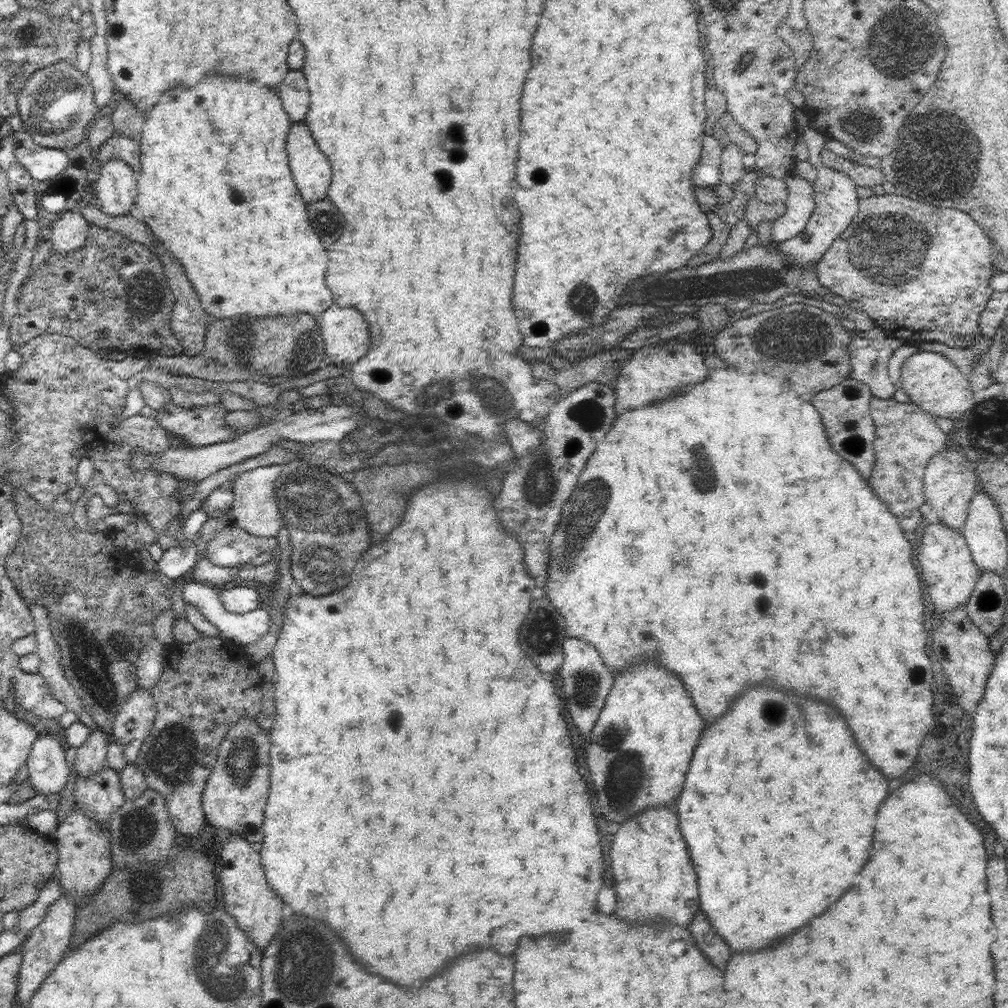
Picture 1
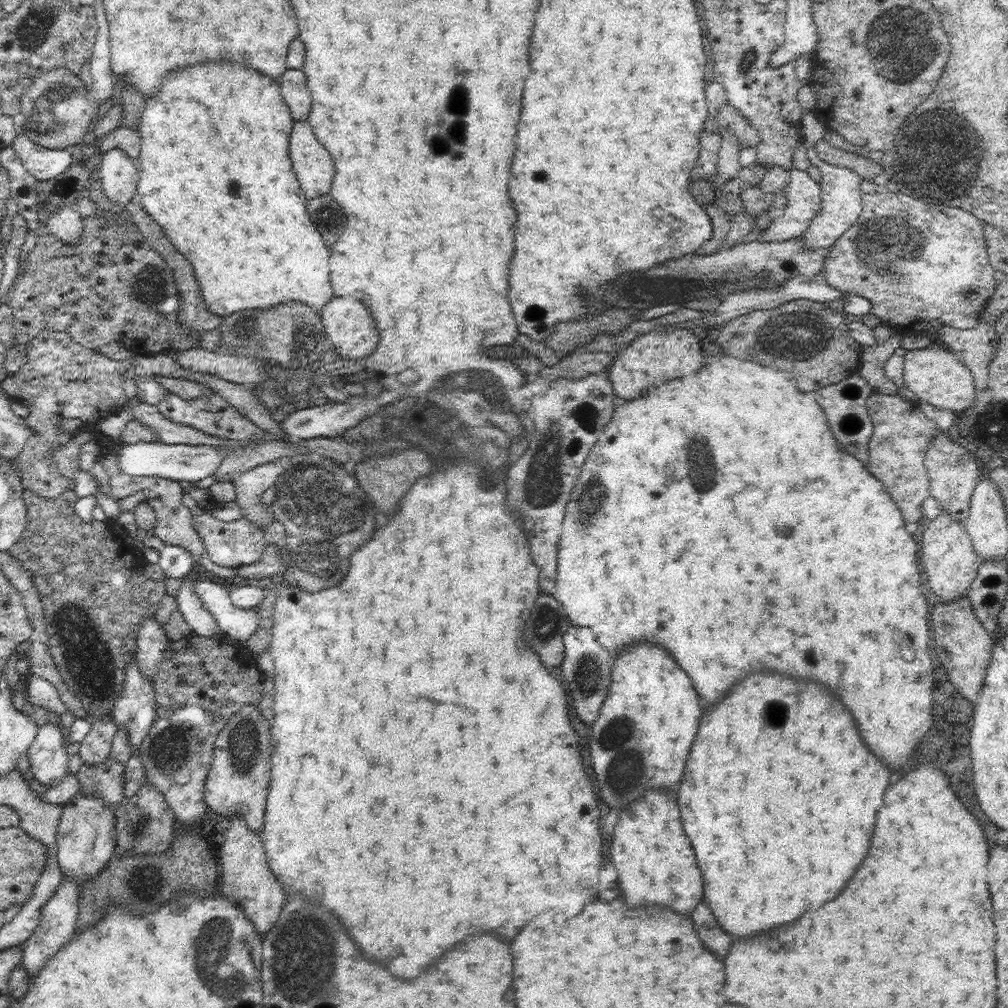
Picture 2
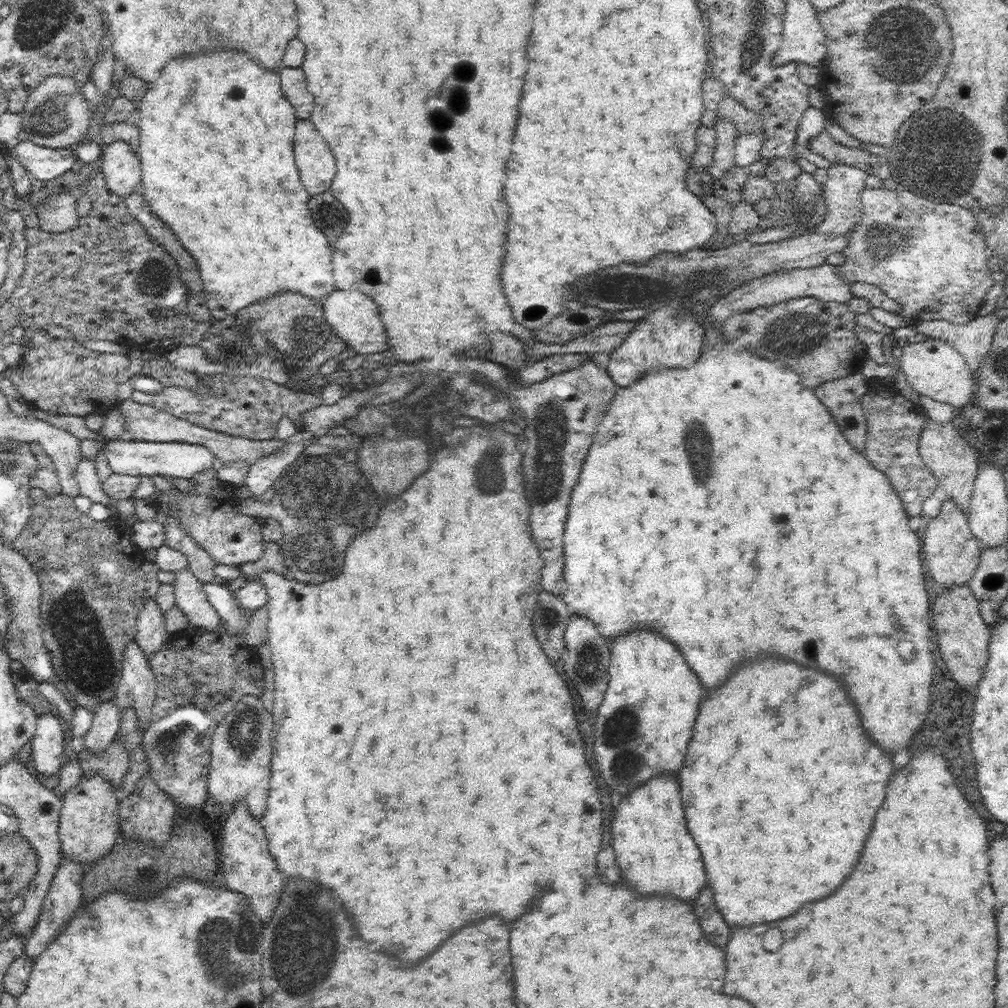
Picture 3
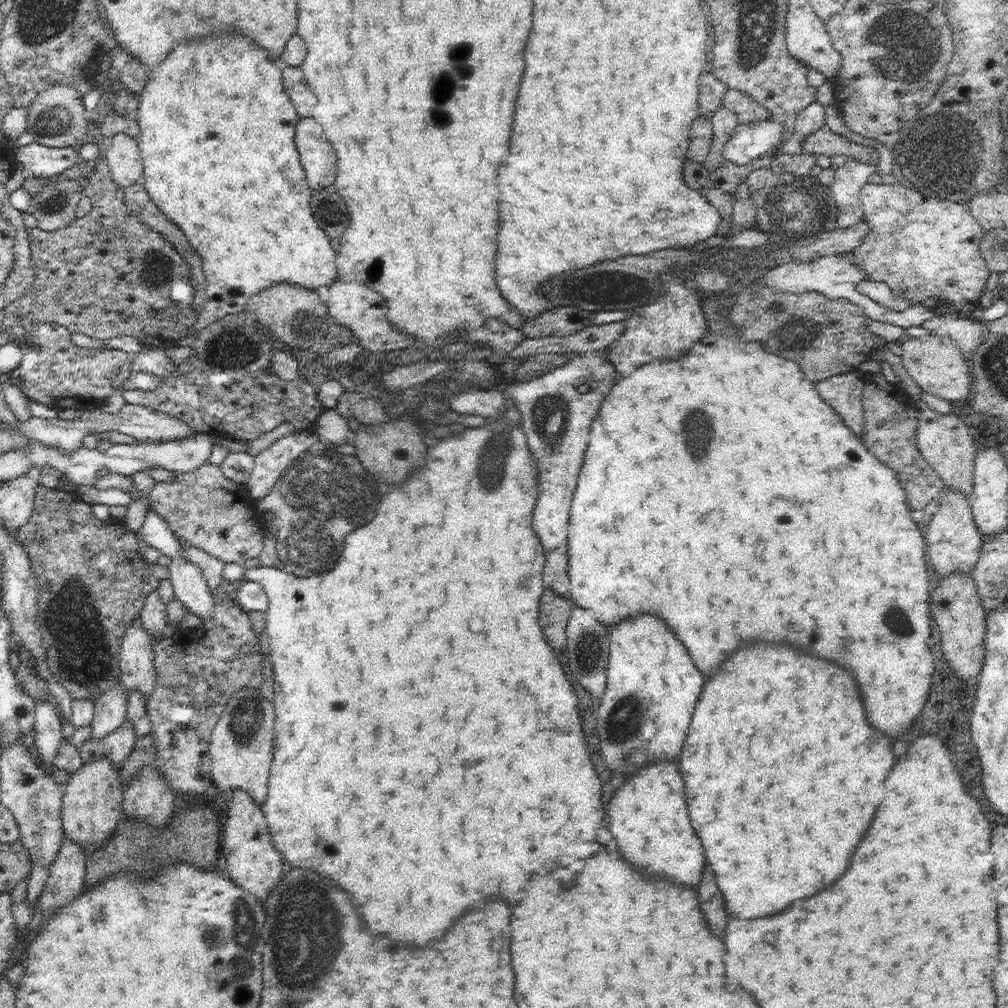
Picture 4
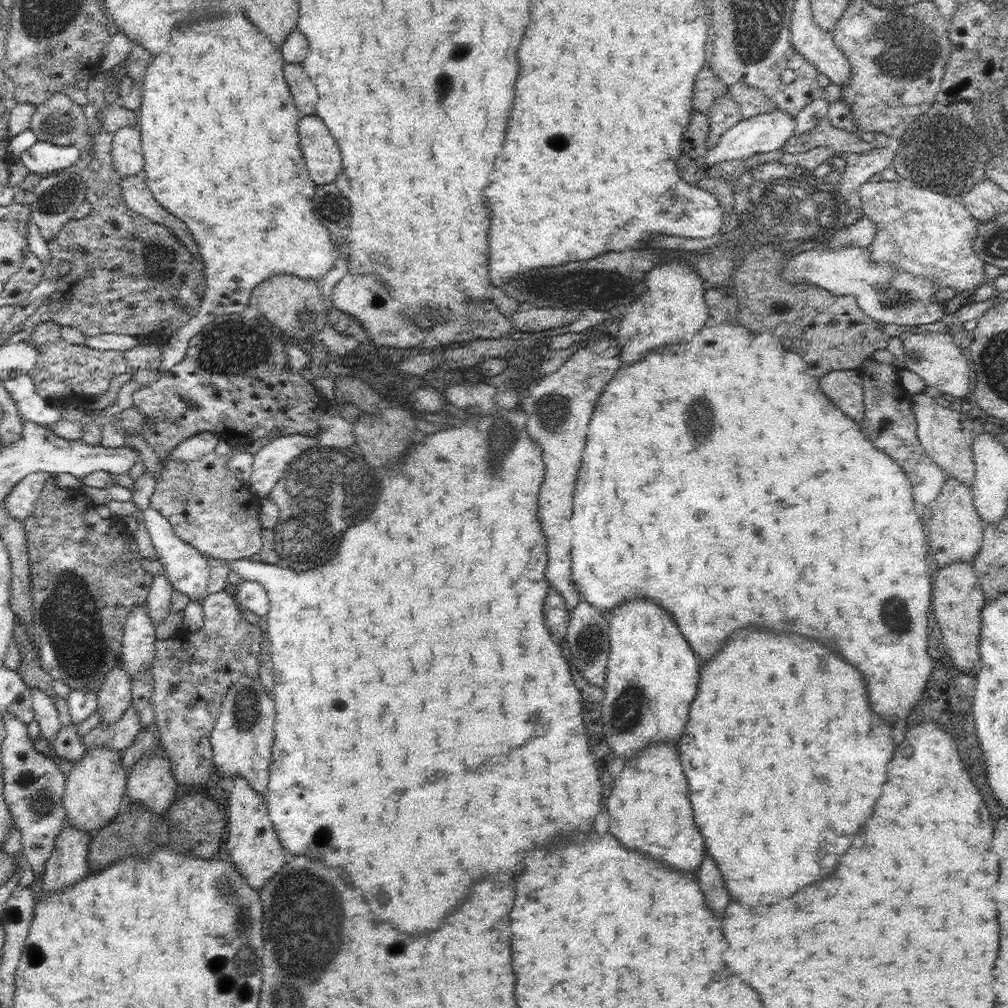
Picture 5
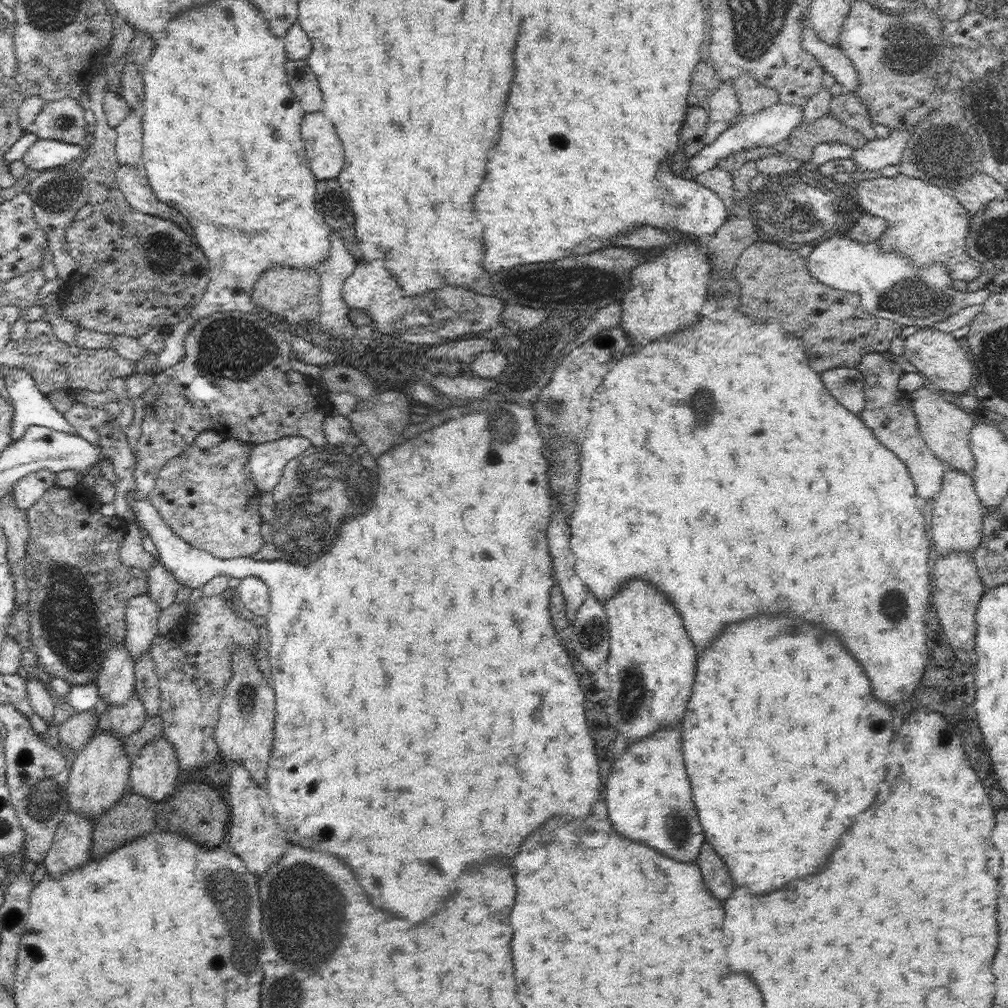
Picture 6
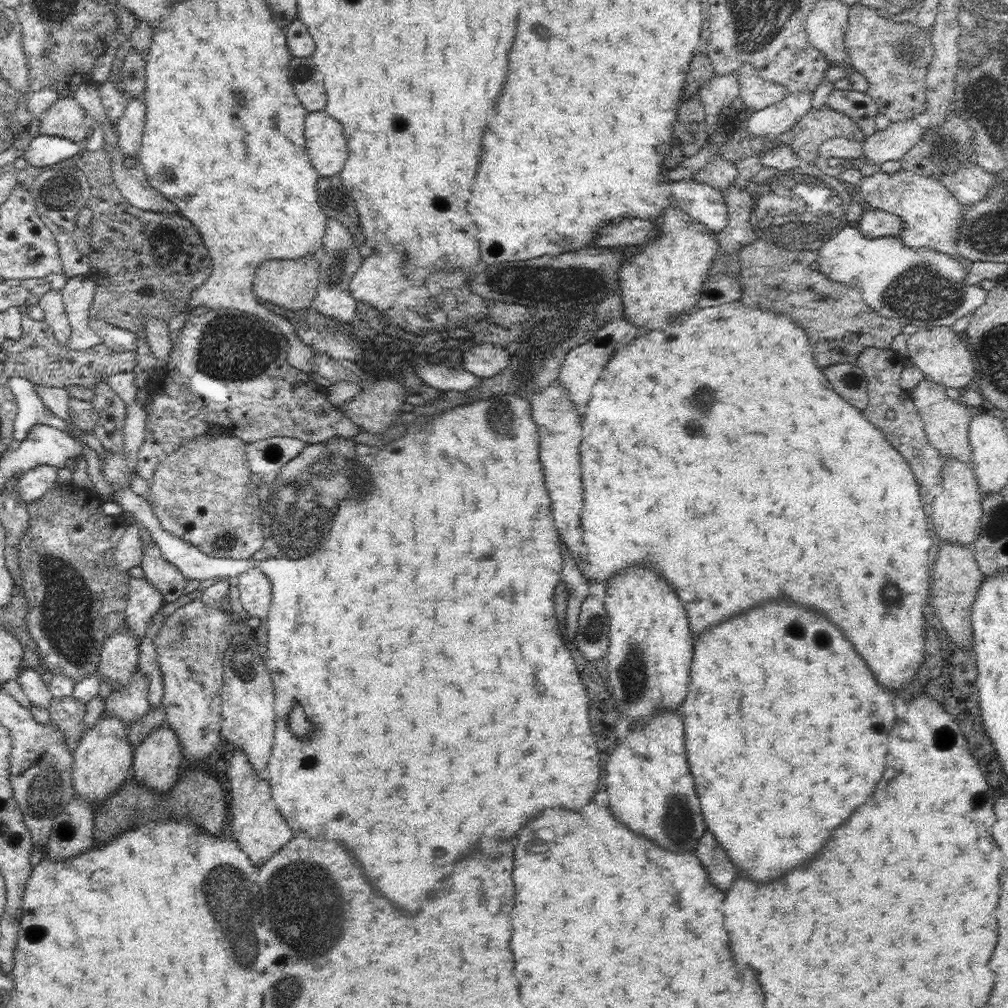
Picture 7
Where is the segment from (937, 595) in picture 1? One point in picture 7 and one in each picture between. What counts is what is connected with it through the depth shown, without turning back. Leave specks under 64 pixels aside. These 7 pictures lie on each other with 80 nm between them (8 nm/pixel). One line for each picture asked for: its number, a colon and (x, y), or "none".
2: (950, 564)
3: (952, 553)
4: (953, 542)
5: (956, 532)
6: (957, 518)
7: (957, 510)

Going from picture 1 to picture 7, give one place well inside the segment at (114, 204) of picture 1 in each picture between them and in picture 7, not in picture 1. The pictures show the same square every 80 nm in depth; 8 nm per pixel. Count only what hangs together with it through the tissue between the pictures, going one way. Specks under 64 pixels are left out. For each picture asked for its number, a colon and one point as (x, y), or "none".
2: (119, 178)
3: (121, 166)
4: (123, 158)
5: (127, 155)
6: (128, 145)
7: (130, 125)

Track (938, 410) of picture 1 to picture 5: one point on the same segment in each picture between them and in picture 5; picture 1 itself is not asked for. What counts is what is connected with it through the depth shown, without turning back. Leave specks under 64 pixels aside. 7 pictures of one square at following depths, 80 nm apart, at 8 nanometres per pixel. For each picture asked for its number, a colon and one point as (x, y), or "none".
2: (936, 375)
3: (935, 369)
4: (936, 364)
5: (935, 357)

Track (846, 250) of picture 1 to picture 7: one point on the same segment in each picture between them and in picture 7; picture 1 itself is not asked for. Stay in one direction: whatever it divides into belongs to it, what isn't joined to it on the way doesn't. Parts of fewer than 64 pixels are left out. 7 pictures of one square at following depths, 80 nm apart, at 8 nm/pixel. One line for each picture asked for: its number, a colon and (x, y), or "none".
2: (922, 266)
3: (932, 258)
4: (930, 247)
5: (929, 234)
6: (925, 223)
7: (931, 216)

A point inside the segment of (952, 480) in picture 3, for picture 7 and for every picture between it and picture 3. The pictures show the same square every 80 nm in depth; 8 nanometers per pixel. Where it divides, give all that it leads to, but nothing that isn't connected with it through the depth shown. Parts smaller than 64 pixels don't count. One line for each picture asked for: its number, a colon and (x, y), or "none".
4: (944, 441)
5: (947, 437)
6: (945, 427)
7: (946, 421)

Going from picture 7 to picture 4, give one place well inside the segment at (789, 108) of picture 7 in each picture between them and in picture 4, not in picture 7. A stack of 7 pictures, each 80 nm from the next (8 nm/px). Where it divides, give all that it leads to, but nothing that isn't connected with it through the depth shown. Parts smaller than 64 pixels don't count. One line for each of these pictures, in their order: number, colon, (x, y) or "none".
4: (748, 141)
5: (770, 130)
6: (768, 127)

